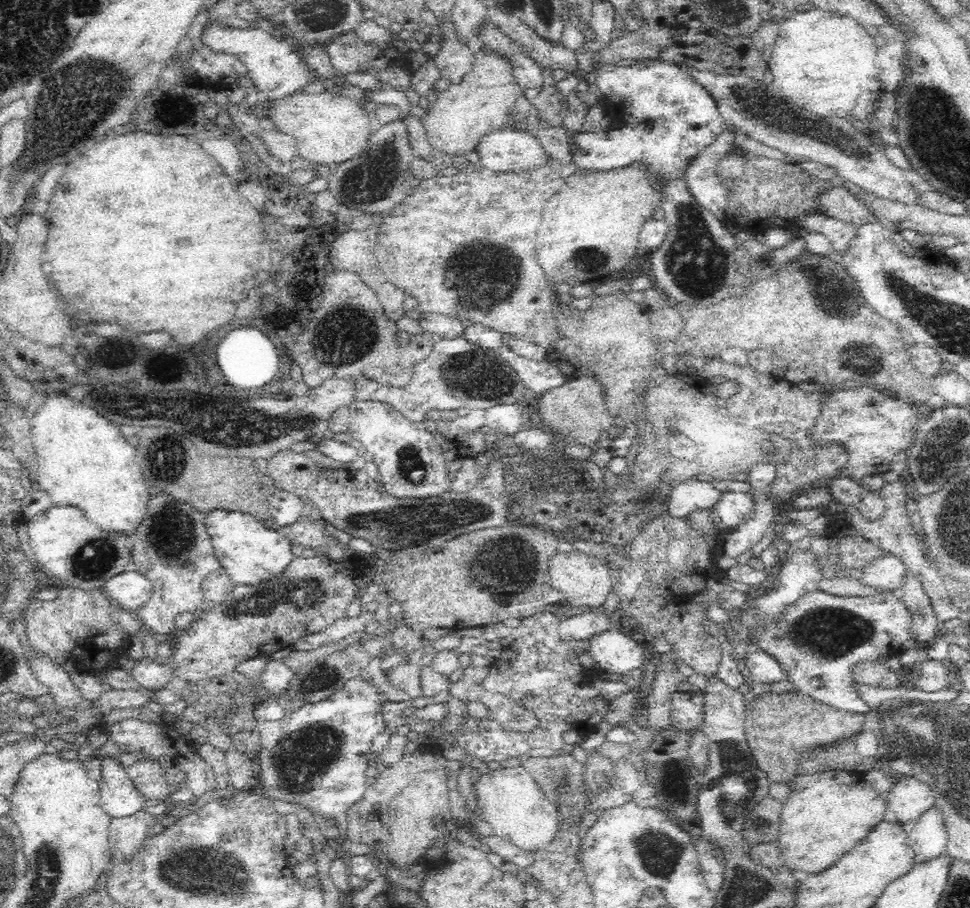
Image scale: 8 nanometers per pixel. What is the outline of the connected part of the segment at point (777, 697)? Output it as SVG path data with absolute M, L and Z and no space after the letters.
M770 691L762 693L751 702L747 702L746 707L745 735L752 755L756 759L756 764L768 775L770 782L789 785L796 778L797 760L802 751L810 751L814 747L838 743L841 740L854 737L858 732L862 732L865 721L864 713L836 709L800 692L778 694Z

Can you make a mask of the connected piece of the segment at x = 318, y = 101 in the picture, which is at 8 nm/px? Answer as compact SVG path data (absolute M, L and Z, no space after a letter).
M305 90L296 92L286 98L270 101L265 110L278 130L296 139L302 158L314 164L329 164L333 167L359 155L365 149L369 134L375 126L374 120L358 101L326 90L318 90L313 94Z

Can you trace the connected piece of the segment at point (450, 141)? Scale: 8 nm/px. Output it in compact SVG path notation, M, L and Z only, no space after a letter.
M476 49L472 71L440 92L426 114L422 114L421 122L430 144L447 156L466 157L485 134L508 128L509 112L520 91L507 60Z

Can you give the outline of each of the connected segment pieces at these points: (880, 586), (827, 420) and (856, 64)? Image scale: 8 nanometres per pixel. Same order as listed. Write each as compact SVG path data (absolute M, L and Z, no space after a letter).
M891 556L872 562L857 578L862 585L875 588L880 593L898 593L903 585L906 568L902 560Z
M866 386L838 390L822 404L822 415L816 427L811 429L811 438L820 442L841 444L849 459L844 473L860 482L864 476L882 475L893 468L893 463L904 456L913 444L917 430L918 412L904 404L897 396L886 396L882 391Z
M808 7L779 20L778 25L779 35L768 68L782 84L784 96L820 116L848 116L858 94L876 80L879 69L878 45L868 34L867 25L836 12Z

